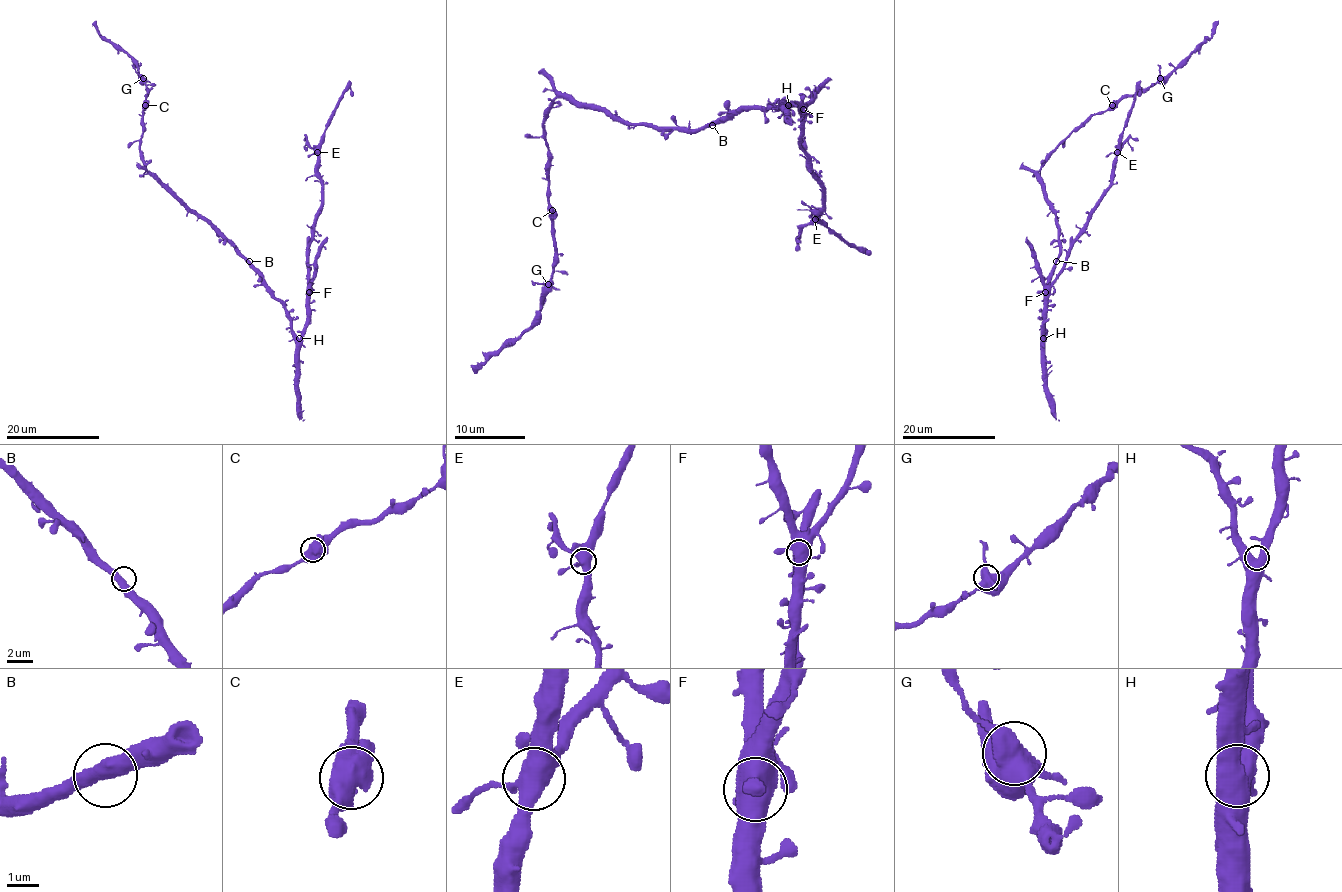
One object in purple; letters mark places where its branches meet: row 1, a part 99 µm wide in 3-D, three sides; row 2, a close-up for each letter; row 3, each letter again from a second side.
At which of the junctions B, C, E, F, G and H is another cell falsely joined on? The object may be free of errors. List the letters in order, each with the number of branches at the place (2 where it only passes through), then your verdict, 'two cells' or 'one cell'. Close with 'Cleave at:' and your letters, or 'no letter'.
B: branches 2; one cell
C: branches 2; one cell
E: branches 4; one cell
F: branches 3; one cell
G: branches 4; two cells
H: branches 3; one cell
Cleave at: G

